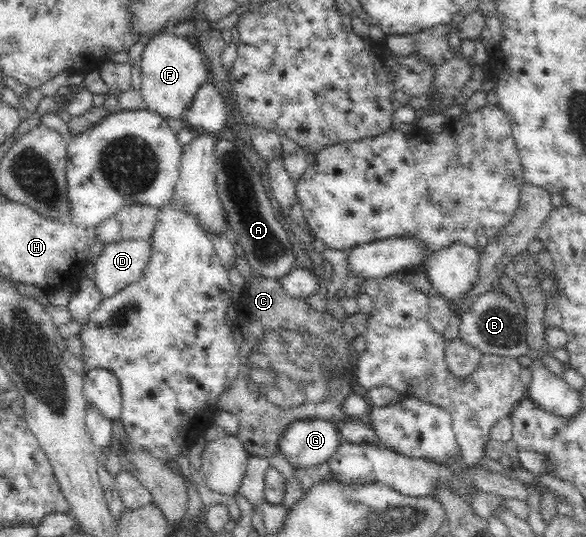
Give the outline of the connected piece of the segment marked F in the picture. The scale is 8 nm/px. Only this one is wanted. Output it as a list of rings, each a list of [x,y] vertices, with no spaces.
[[[159,31],[145,43],[139,65],[142,72],[143,104],[146,108],[165,120],[180,120],[185,123],[189,106],[209,76],[207,61],[196,43],[187,37]]]

